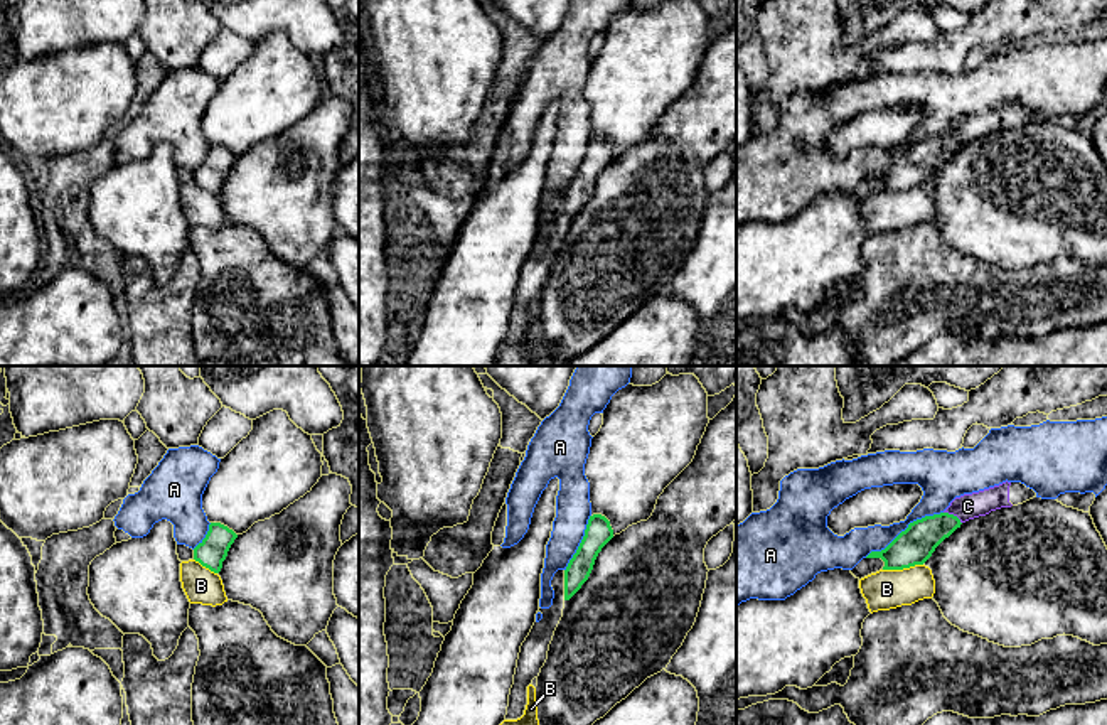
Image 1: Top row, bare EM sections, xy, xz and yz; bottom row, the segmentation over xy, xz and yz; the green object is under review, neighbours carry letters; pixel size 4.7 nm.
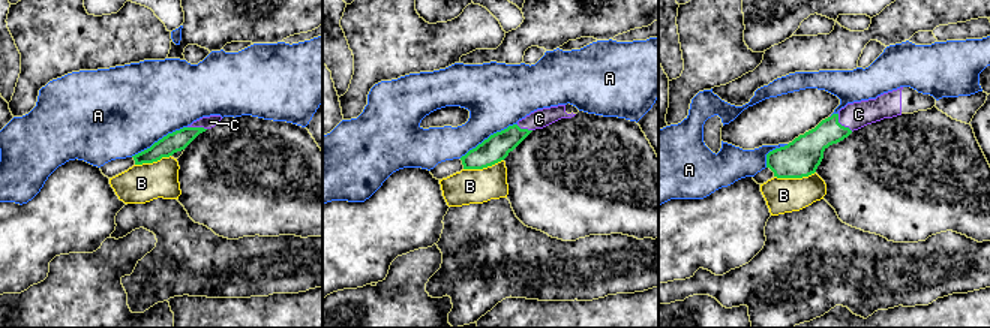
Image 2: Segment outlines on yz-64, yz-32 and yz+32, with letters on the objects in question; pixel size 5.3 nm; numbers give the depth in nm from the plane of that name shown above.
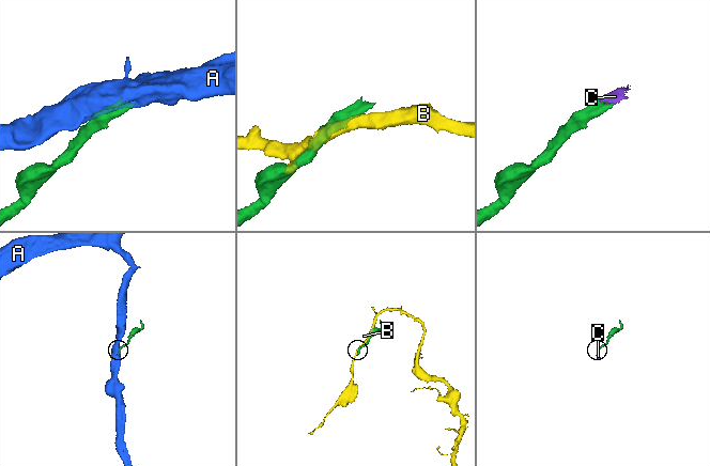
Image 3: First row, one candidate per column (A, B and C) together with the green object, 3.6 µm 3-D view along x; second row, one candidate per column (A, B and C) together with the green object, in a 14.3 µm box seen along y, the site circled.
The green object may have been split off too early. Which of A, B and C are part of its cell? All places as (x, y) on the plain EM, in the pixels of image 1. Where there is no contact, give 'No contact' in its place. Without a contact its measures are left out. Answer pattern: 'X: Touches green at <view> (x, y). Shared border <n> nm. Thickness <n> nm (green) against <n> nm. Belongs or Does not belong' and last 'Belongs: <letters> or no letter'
A: Touches green at yz (905, 152). Shared border 440 nm. Thickness 180 nm (green) against 160 nm. Does not belong
B: Touches green at yz (902, 191). Shared border 190 nm. Thickness 180 nm (green) against 190 nm. Does not belong
C: Touches green at yz (954, 139). Shared border 110 nm. Thickness 180 nm (green) against 120 nm. Belongs
Belongs: C

